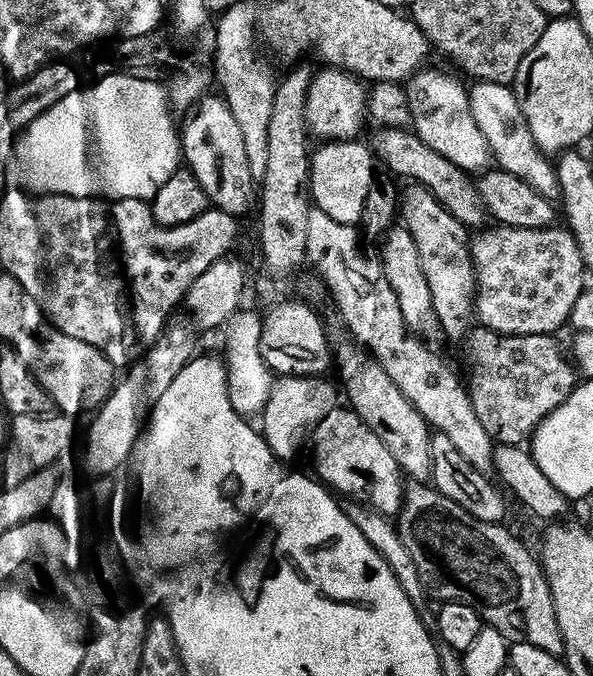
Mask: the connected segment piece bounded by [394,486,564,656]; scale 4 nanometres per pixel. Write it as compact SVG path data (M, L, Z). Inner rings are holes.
M431 486L412 488L409 492L407 489L394 520L400 541L406 550L410 550L410 558L414 558L414 566L418 566L418 578L422 578L424 591L431 599L433 596L436 602L462 602L466 606L474 606L485 625L498 630L498 634L502 634L505 640L512 644L538 646L538 650L560 656L564 652L564 643L558 630L558 618L554 614L548 580L533 553L531 556L519 538L511 536L504 526L500 522L491 524L474 518L462 510L458 502L446 498Z

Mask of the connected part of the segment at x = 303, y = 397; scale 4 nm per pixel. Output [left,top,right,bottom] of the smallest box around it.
[262,374,338,450]

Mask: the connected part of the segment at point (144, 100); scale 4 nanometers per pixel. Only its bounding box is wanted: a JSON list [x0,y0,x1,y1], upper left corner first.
[14,74,182,200]

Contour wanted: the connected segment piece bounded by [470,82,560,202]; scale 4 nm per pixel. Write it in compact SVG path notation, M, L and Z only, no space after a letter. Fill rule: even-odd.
M476 82L471 85L470 99L474 122L478 122L478 130L482 130L482 138L486 138L491 159L502 170L522 178L526 186L534 186L538 194L553 202L559 201L560 183L556 177L553 161L541 152L540 147L534 142L530 134L530 126L520 109L519 95L507 84Z

